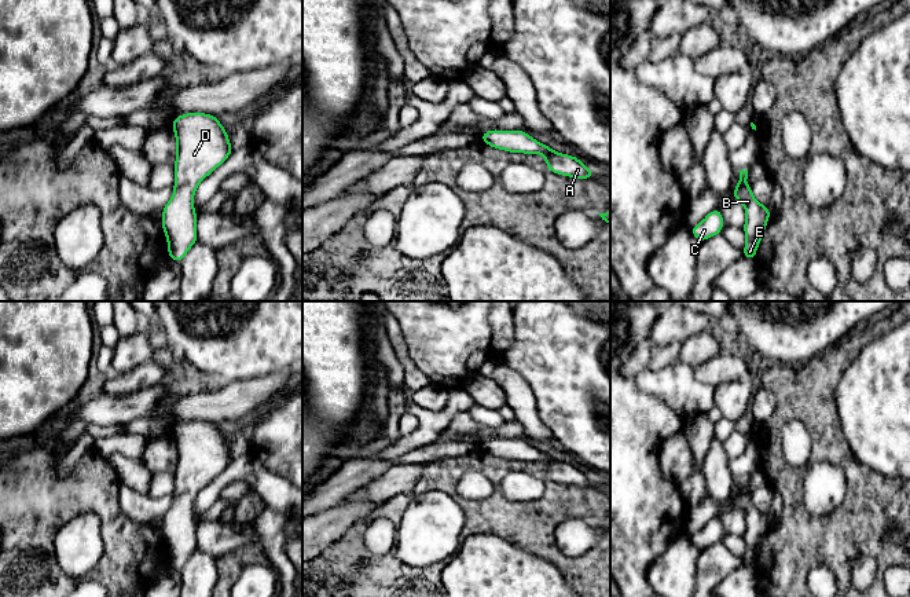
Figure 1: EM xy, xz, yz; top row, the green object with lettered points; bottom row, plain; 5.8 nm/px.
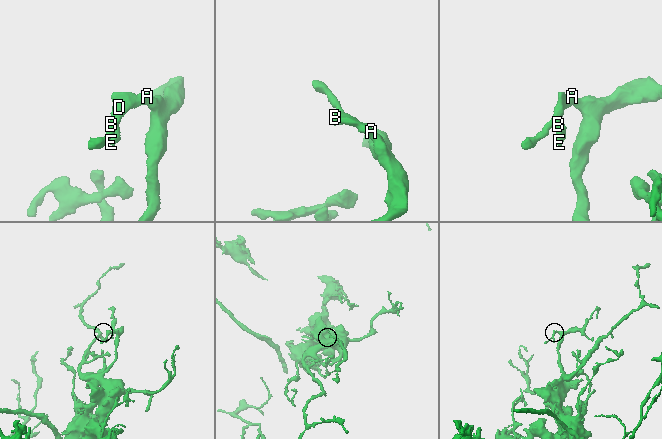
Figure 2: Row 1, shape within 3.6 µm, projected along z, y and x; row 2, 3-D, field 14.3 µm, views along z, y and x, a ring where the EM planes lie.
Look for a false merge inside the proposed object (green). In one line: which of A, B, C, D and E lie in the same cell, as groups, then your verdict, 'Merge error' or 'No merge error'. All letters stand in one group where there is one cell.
Groups: A B C D E. No merge error

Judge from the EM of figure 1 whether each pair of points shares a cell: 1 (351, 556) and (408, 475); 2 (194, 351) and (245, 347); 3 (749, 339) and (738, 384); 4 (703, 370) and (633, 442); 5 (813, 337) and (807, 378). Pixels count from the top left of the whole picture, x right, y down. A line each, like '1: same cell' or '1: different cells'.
1: different cells
2: same cell
3: different cells
4: different cells
5: different cells

